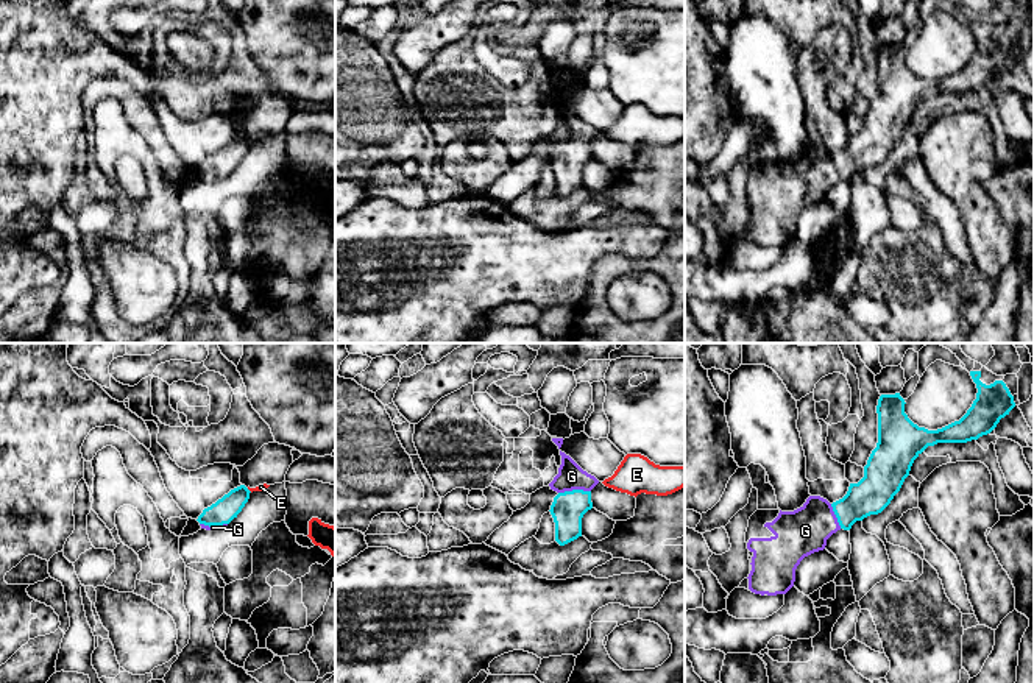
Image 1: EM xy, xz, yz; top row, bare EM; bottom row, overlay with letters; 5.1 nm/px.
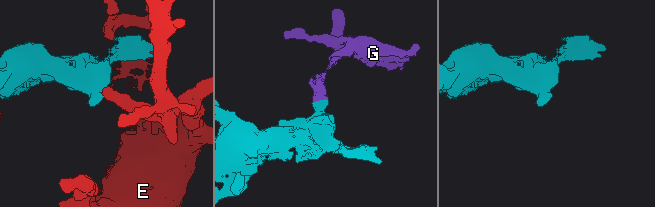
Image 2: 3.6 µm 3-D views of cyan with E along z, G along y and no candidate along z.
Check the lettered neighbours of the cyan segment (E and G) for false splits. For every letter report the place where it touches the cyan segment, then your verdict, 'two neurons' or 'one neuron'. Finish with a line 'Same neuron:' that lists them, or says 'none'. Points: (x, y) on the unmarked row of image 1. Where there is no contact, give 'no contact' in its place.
E: xy (248, 141) | two neurons
G: xz (574, 141) | one neuron
Same neuron: G

